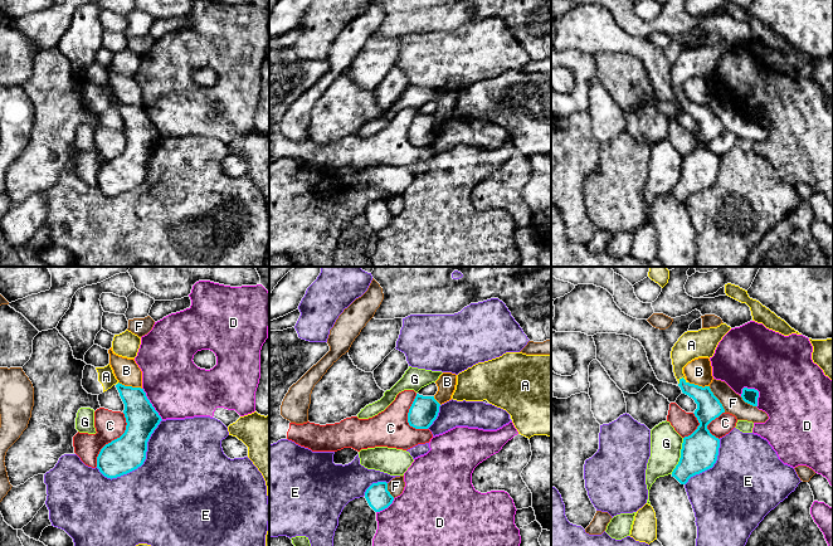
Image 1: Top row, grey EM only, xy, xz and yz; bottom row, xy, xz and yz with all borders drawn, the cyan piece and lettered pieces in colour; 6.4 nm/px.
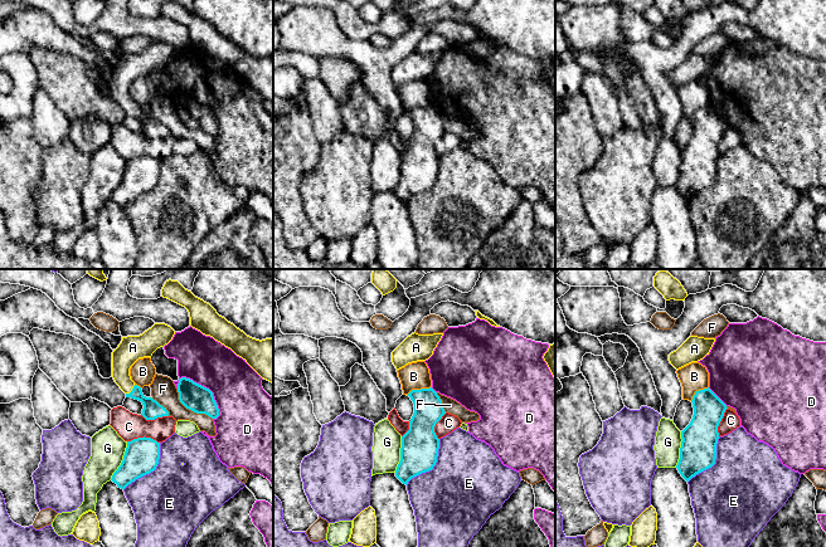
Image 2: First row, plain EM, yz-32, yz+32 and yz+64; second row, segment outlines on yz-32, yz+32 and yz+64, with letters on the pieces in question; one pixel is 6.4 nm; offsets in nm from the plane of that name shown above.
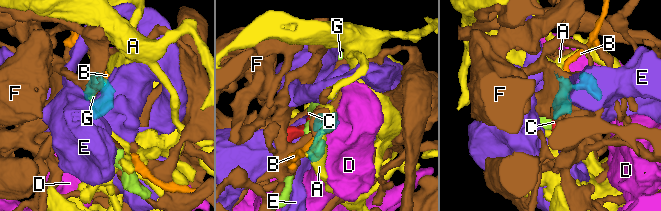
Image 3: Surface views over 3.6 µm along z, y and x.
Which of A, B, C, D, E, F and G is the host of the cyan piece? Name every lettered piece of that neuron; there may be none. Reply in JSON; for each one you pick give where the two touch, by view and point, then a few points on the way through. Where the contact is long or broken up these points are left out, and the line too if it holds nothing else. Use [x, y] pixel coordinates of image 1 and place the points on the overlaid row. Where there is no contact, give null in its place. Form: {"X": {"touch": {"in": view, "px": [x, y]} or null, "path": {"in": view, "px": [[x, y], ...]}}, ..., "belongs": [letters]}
{"A": {"touch": {"in": "yz", "px": [683, 379]}, "path": {"in": "yz", "px": [[709, 408], [683, 379], [680, 357], [691, 345]]}}, "belongs": ["A"]}

